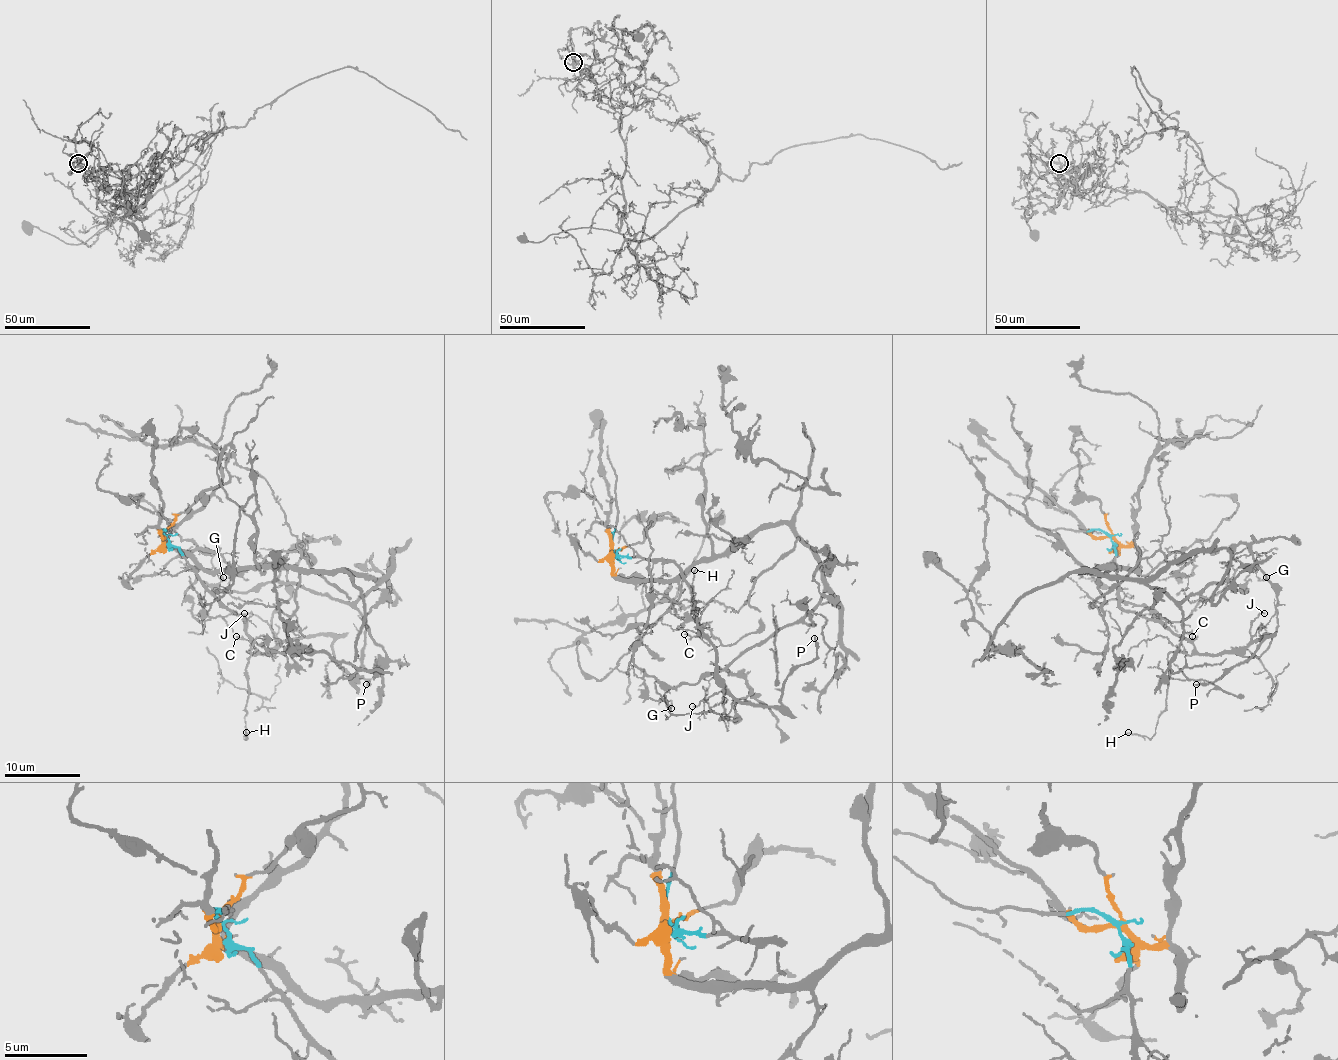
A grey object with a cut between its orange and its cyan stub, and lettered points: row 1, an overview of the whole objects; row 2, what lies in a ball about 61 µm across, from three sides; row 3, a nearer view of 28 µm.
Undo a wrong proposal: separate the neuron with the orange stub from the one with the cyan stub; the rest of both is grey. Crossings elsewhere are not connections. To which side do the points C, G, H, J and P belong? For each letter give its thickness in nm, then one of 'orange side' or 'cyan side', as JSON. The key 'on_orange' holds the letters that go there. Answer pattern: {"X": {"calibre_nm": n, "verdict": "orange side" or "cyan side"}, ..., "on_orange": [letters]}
{"C": {"calibre_nm": 130, "verdict": "cyan side"}, "G": {"calibre_nm": 140, "verdict": "orange side"}, "H": {"calibre_nm": 130, "verdict": "cyan side"}, "J": {"calibre_nm": 120, "verdict": "cyan side"}, "P": {"calibre_nm": 200, "verdict": "cyan side"}, "on_orange": ["G"]}

